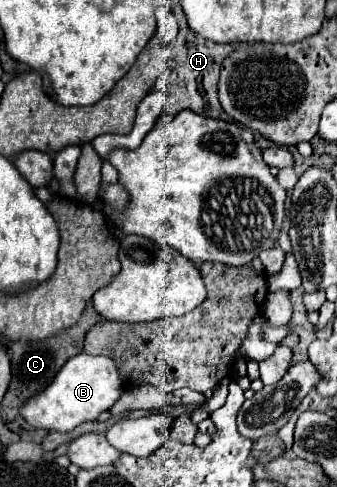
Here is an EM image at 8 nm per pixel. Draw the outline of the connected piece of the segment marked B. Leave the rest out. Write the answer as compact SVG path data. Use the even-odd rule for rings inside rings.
M80 353L78 357L72 357L62 371L58 371L58 377L54 377L50 387L46 387L46 393L38 393L34 401L28 401L28 405L22 407L22 417L36 429L66 433L80 423L96 421L100 413L108 411L120 399L122 393L122 379L110 357Z

